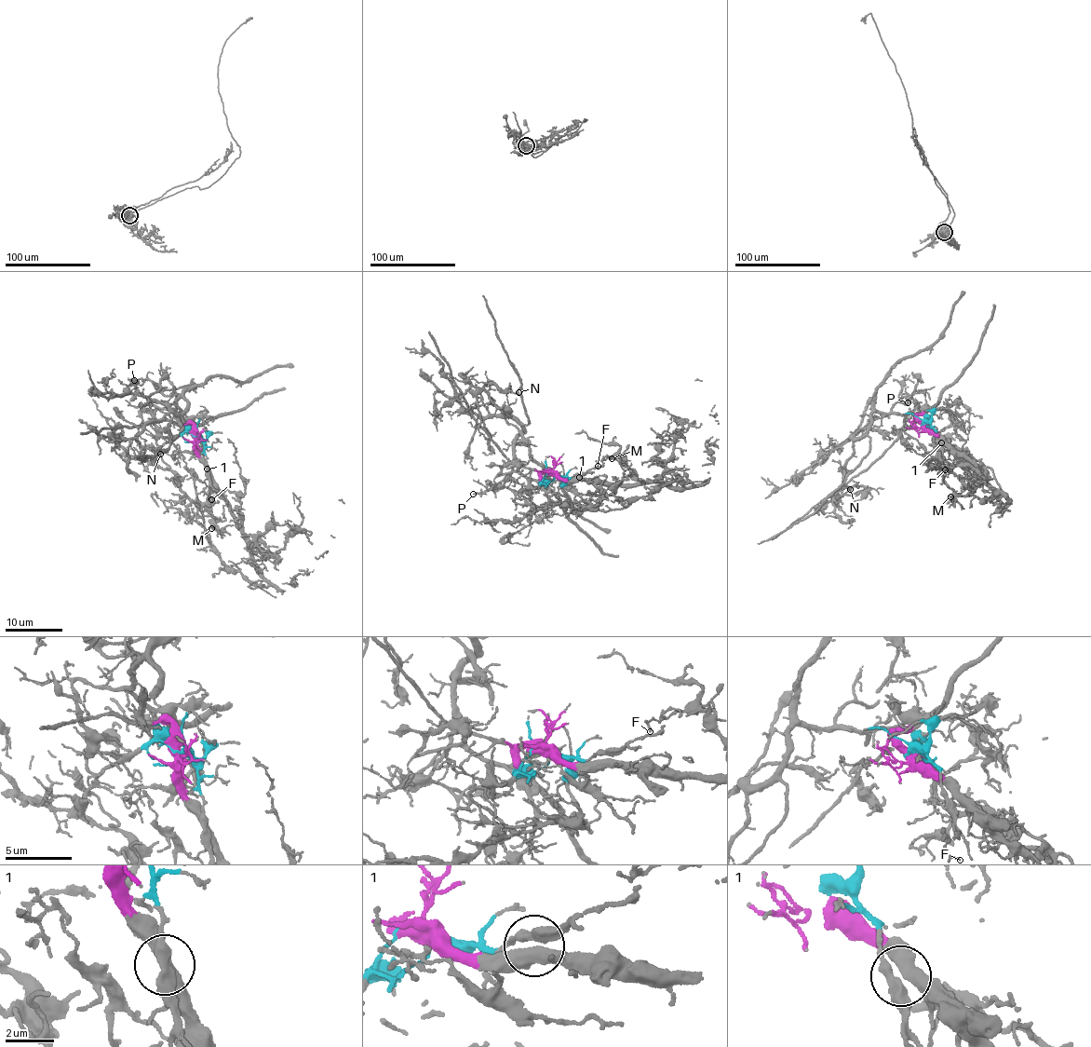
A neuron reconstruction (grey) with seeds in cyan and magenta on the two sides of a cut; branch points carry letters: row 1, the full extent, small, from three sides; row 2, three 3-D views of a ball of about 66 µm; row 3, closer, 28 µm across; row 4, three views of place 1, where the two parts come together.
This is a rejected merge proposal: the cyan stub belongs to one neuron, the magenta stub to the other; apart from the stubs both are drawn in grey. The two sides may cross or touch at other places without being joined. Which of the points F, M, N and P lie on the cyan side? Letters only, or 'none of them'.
N, P

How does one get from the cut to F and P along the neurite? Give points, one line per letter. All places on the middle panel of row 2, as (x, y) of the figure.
F: (553, 473), (568, 479), (597, 477), (623, 484), (637, 482), (626, 457), (614, 455), (597, 461), (598, 466)
P: (553, 473), (540, 482), (524, 476), (518, 470), (518, 463), (515, 460), (509, 477), (501, 484), (473, 495)

